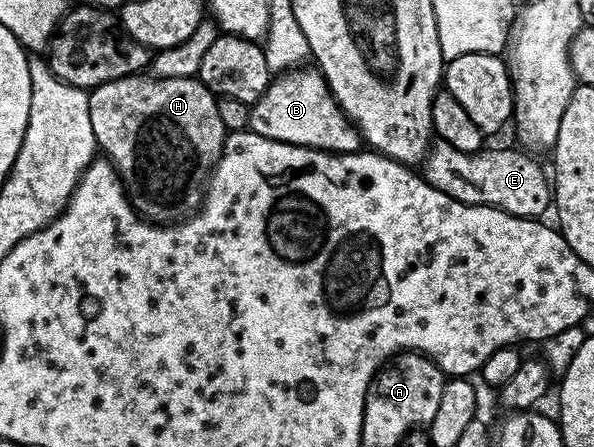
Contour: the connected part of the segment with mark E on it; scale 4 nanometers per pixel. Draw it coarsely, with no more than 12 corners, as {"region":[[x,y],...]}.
{"region":[[435,140],[421,173],[466,206],[542,217],[550,179],[514,149]]}

